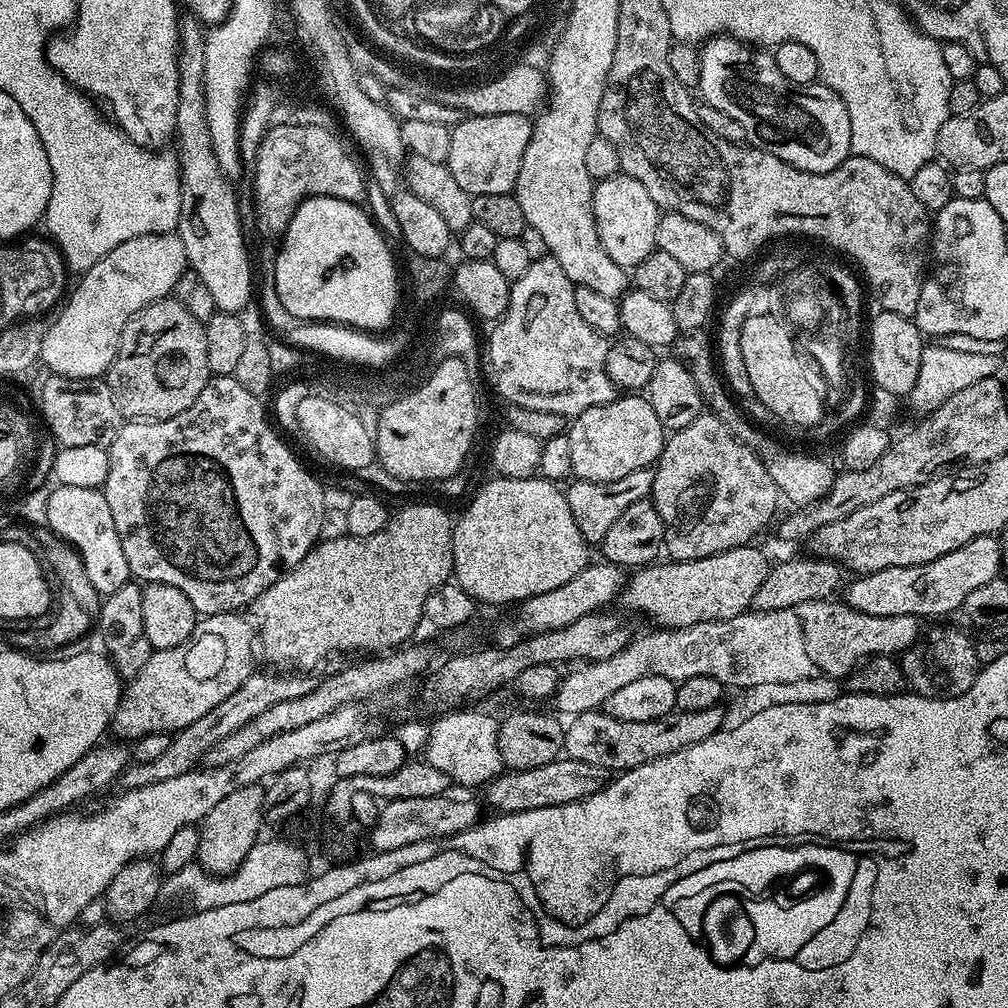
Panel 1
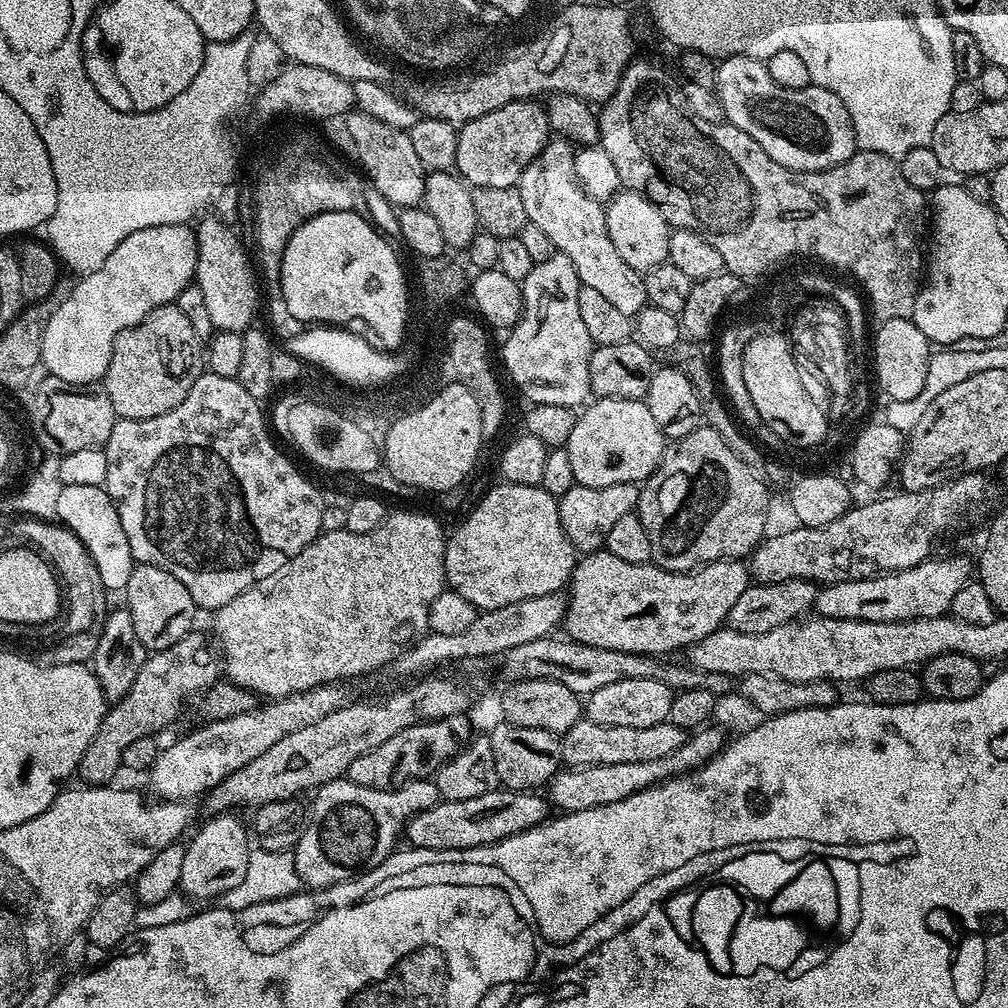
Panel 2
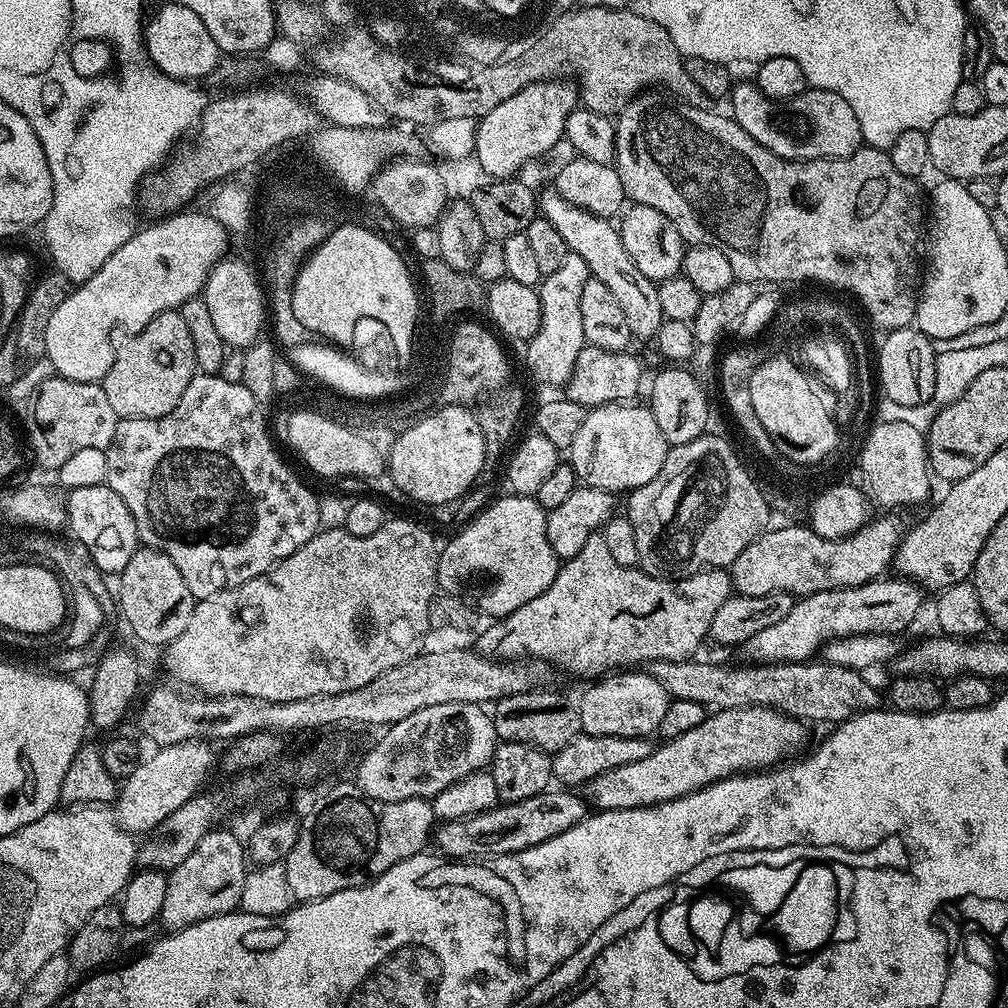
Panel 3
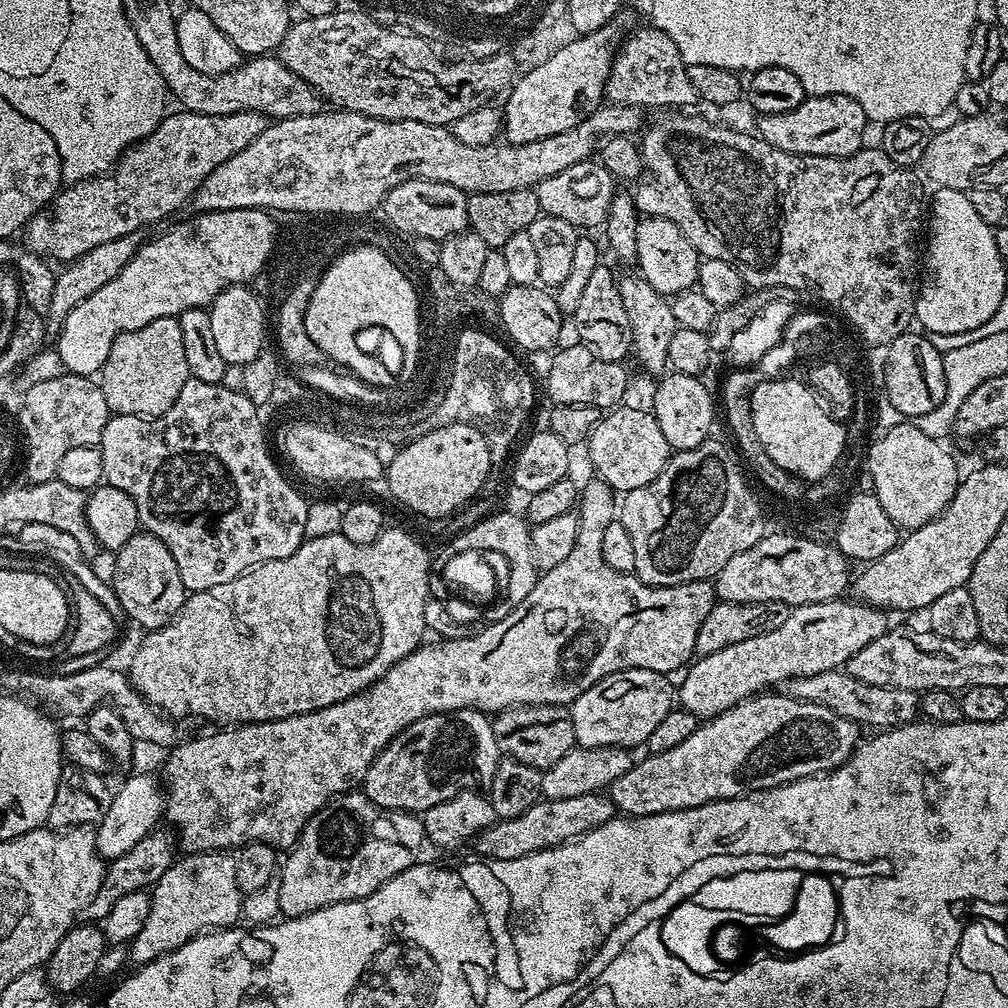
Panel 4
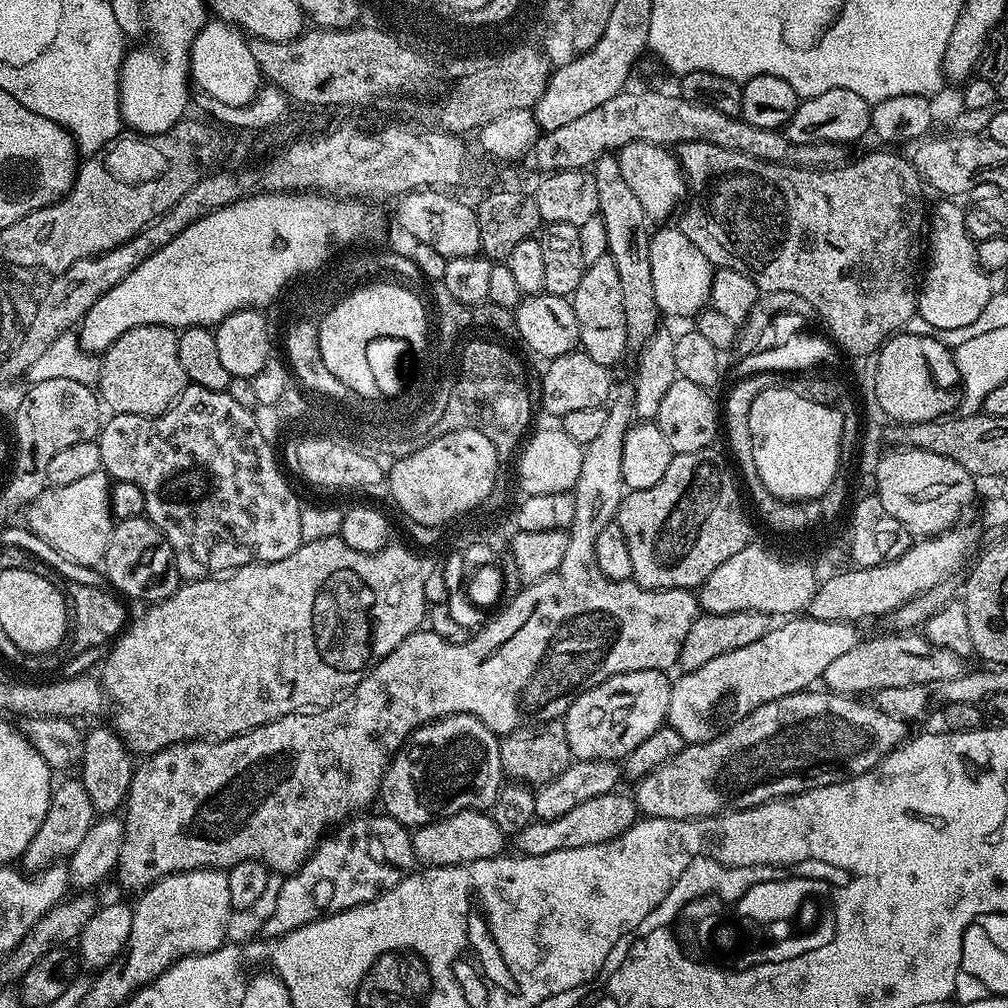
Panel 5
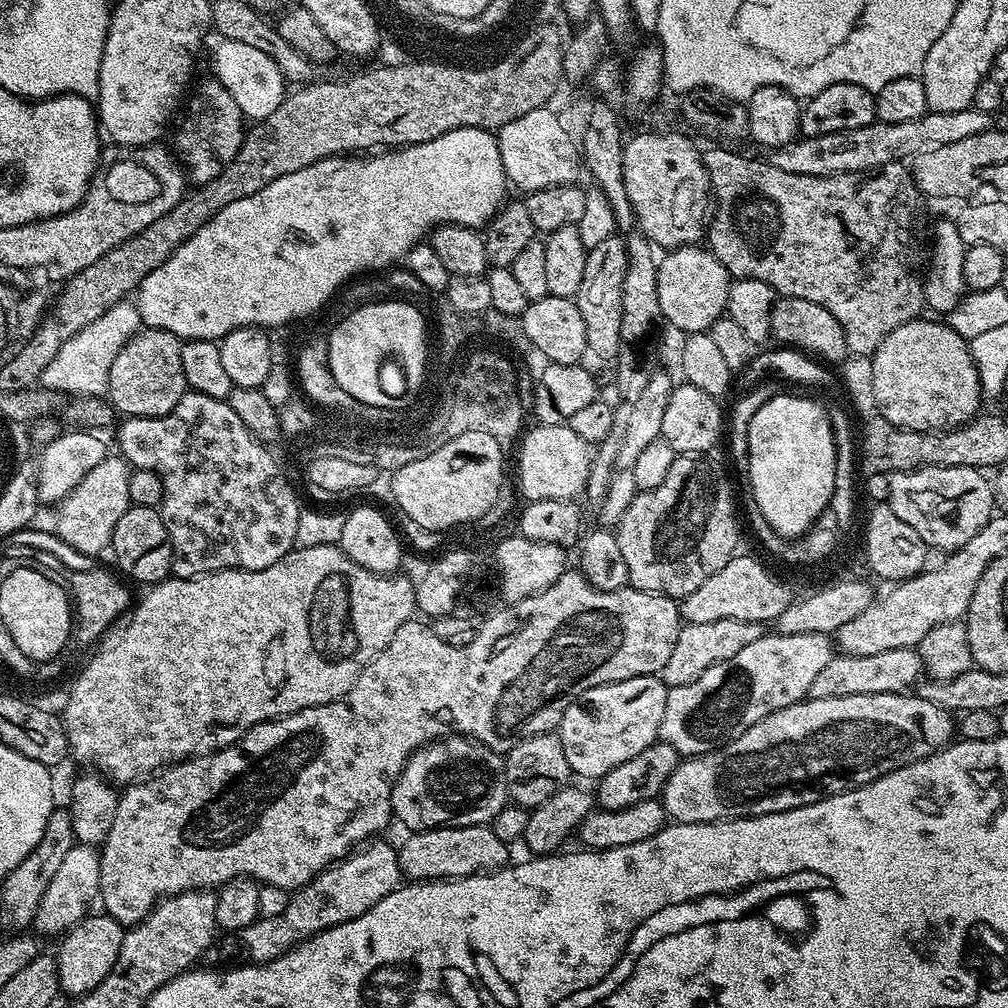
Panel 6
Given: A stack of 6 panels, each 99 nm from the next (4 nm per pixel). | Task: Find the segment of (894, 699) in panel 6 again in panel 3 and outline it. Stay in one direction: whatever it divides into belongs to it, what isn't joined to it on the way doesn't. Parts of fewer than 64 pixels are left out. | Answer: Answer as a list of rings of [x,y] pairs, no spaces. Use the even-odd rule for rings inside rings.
[[[772,708],[712,712],[705,715],[704,721],[694,726],[694,730],[653,747],[642,762],[614,766],[614,770],[590,778],[590,782],[583,785],[582,795],[600,812],[649,808],[652,804],[677,800],[728,776],[772,770],[799,757],[809,747],[808,728],[805,721],[795,720]]]

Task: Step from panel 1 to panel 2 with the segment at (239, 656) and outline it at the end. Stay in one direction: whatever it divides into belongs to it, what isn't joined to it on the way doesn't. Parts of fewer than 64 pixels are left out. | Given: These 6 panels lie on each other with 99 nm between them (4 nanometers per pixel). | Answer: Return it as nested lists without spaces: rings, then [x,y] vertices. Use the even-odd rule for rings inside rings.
[[[193,630],[180,641],[174,642],[168,649],[153,651],[148,660],[138,670],[138,678],[134,678],[134,686],[130,686],[130,694],[126,698],[115,701],[104,713],[102,726],[98,726],[98,734],[86,746],[86,754],[82,754],[78,776],[88,786],[108,786],[113,783],[116,771],[121,771],[122,752],[128,743],[136,738],[146,738],[159,734],[167,724],[172,724],[180,716],[184,703],[193,696],[199,697],[217,683],[222,676],[222,660],[217,649],[212,648]]]

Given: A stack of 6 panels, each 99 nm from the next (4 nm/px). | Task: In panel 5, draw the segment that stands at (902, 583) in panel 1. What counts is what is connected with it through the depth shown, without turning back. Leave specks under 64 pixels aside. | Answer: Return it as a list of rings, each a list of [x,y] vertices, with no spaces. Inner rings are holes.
[[[804,614],[799,618],[785,619],[781,624],[784,624],[781,628],[780,625],[773,627],[771,632],[765,634],[768,640],[758,638],[758,642],[750,642],[750,646],[742,646],[742,650],[730,650],[730,654],[722,654],[706,662],[706,666],[698,666],[698,670],[677,675],[678,678],[672,680],[666,724],[682,734],[685,745],[710,742],[727,728],[742,722],[742,718],[758,710],[758,706],[777,700],[779,696],[789,696],[791,692],[805,691],[804,676],[808,676],[811,685],[815,685],[823,677],[826,666],[853,649],[858,641],[857,625],[847,620],[822,622]]]

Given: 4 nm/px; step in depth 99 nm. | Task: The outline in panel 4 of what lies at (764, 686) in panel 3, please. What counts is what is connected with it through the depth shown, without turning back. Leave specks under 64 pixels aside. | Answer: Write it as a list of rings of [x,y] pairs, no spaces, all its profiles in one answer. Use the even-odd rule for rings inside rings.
[[[822,670],[822,674],[810,674],[802,678],[789,678],[782,685],[783,695],[814,702],[818,706],[826,706],[826,710],[834,710],[834,714],[842,714],[842,718],[853,720],[868,730],[887,730],[903,724],[911,724],[917,719],[920,696],[906,689],[895,686],[870,685],[859,681],[845,670]]]

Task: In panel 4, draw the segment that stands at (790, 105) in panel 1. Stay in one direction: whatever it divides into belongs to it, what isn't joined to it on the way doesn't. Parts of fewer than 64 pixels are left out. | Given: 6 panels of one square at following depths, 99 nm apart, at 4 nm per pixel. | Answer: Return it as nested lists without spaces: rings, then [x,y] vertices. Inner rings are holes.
[[[835,92],[832,96],[808,96],[798,106],[794,106],[794,110],[786,110],[786,114],[760,116],[758,122],[760,139],[778,150],[803,156],[854,154],[865,143],[864,127],[869,127],[870,124],[862,106],[858,106],[854,98],[843,96],[841,92]]]

